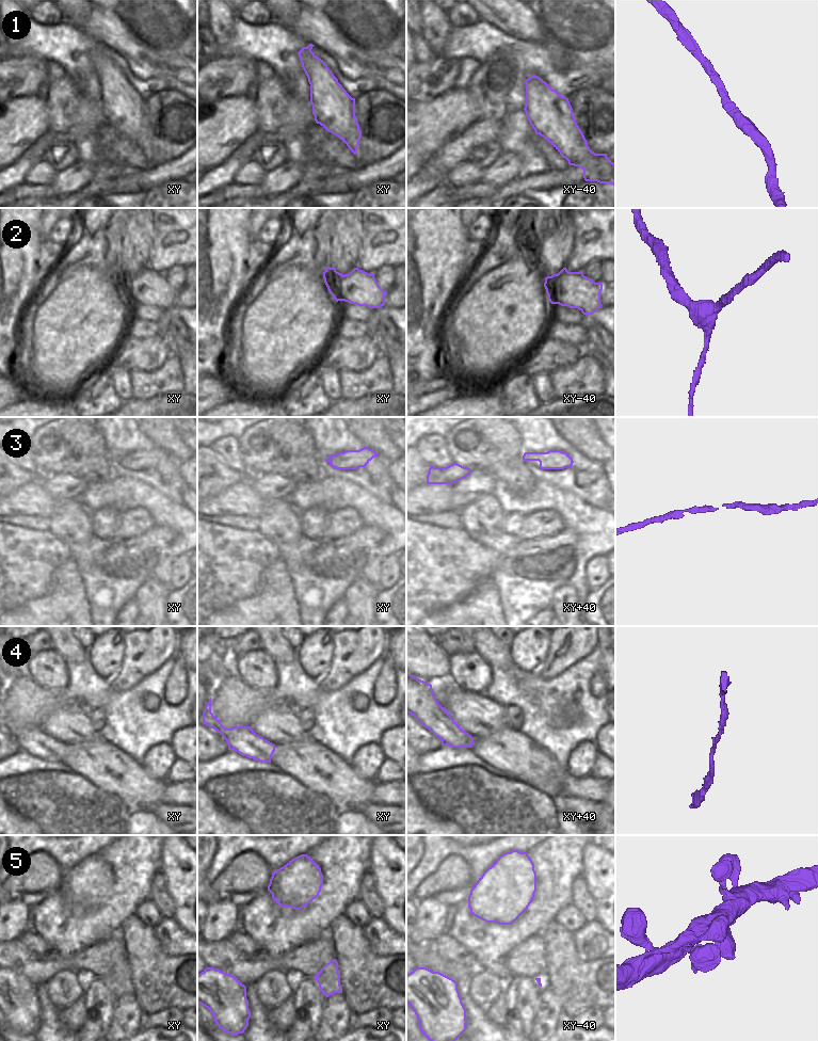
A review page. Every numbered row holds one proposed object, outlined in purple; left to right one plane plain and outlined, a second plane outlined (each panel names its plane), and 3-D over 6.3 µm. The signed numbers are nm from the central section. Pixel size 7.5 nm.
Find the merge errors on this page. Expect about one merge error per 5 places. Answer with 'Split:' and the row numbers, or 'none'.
Split: none

